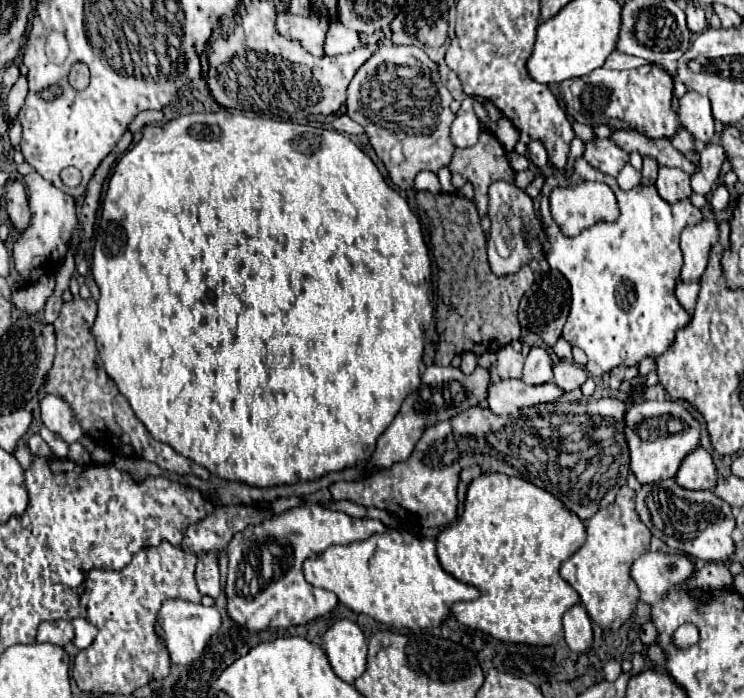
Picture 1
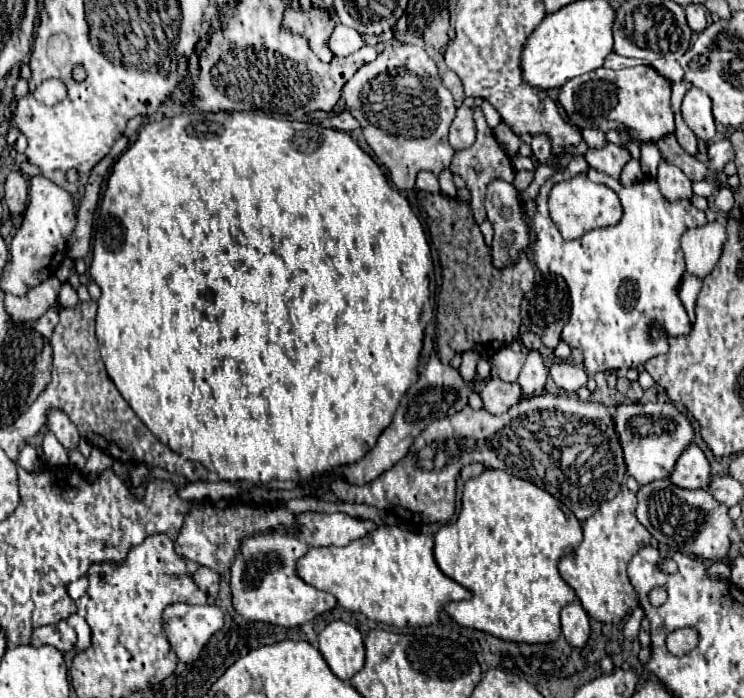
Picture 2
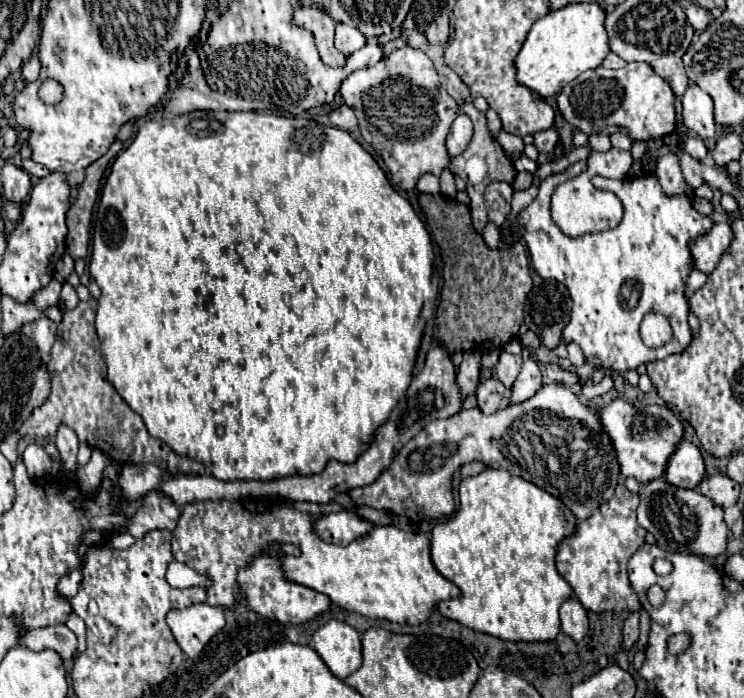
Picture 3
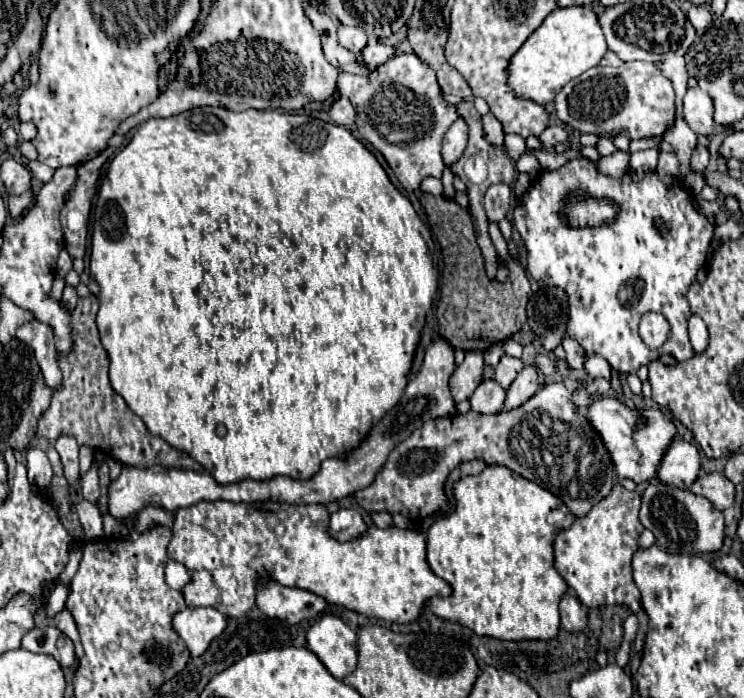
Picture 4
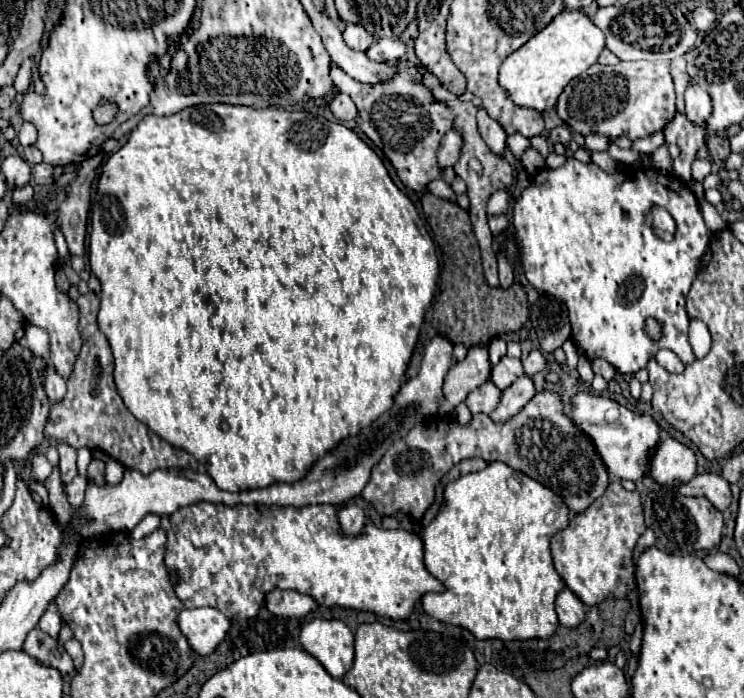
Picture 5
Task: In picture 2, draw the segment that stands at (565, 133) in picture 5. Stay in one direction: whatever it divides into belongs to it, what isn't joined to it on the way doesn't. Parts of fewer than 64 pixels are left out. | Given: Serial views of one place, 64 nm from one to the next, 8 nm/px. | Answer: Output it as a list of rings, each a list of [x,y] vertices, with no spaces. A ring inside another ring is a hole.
[[[534,134],[530,146],[532,146],[532,152],[538,158],[538,162],[546,162],[552,156],[552,140],[546,134]]]

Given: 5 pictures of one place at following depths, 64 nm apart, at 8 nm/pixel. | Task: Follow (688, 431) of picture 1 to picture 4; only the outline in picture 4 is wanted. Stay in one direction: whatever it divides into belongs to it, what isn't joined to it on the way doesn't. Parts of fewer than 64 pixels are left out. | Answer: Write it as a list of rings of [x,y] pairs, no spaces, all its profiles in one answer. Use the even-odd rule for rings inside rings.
[[[592,398],[586,418],[590,426],[600,434],[616,474],[620,478],[630,478],[636,484],[646,482],[656,474],[660,456],[664,454],[664,448],[668,448],[670,440],[676,434],[674,424],[666,414],[662,414],[662,410],[658,408],[650,408],[644,412],[630,410],[616,398]]]

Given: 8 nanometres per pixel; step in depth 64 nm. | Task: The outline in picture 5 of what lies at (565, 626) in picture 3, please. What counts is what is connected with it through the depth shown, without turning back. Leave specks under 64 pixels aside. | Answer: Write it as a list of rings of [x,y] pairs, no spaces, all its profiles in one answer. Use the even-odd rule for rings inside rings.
[[[564,588],[556,598],[556,612],[562,626],[574,628],[584,620],[584,604],[582,600],[568,588]]]

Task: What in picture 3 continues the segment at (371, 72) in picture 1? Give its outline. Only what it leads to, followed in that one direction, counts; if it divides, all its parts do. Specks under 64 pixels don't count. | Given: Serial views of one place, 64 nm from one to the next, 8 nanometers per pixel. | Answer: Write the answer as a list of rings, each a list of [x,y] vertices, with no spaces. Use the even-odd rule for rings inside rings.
[[[410,46],[398,48],[376,66],[344,78],[340,94],[354,108],[362,138],[382,156],[398,188],[414,190],[422,174],[440,176],[450,164],[444,140],[458,116],[458,104],[440,86],[434,64],[424,52]]]

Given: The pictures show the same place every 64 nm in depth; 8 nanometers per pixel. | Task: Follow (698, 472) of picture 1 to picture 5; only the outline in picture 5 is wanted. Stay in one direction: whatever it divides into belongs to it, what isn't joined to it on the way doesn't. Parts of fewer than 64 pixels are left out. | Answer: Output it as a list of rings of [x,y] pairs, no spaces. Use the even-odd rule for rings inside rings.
[[[662,438],[648,458],[648,476],[658,484],[684,484],[696,474],[694,452],[674,438]]]

